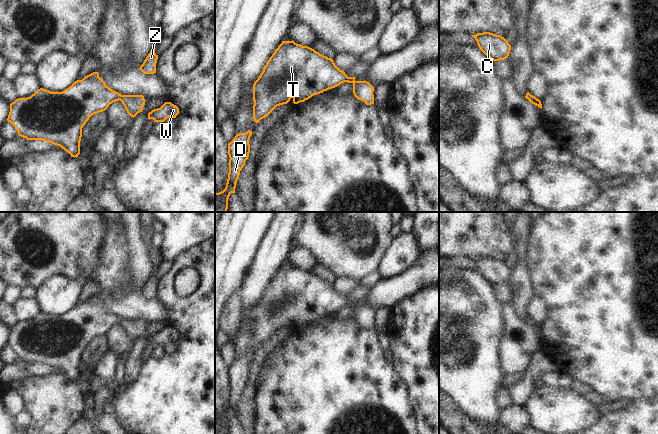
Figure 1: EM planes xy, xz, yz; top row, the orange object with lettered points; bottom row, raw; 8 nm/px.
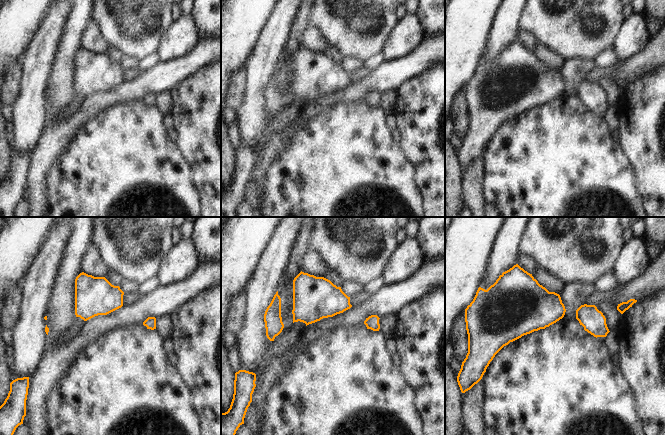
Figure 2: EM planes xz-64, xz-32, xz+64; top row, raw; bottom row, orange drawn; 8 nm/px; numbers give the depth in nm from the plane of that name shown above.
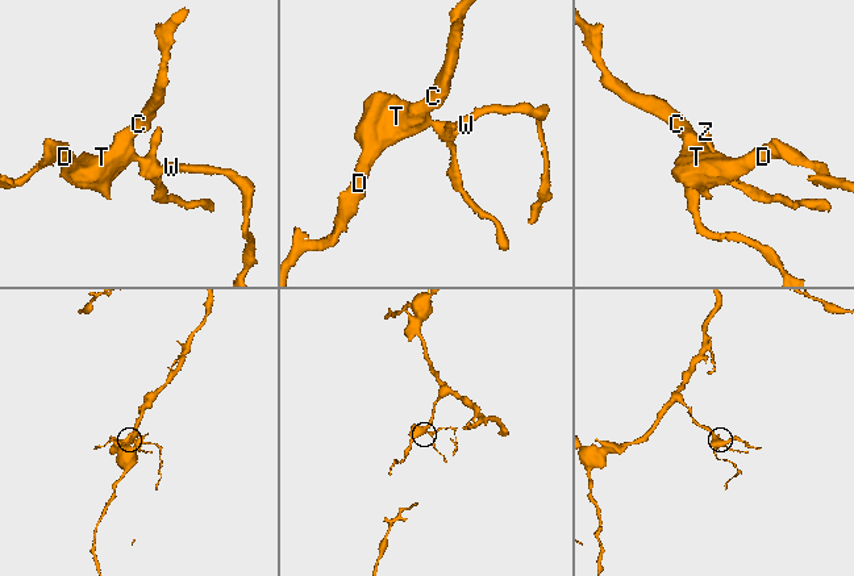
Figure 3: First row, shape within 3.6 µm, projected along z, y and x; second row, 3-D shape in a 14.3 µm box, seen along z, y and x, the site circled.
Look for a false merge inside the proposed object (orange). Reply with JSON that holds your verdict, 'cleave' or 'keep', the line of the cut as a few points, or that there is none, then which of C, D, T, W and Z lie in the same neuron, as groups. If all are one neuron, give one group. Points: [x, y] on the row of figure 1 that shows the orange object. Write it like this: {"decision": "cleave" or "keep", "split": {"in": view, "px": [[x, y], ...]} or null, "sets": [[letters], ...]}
{"decision": "keep", "split": null, "sets": [["C", "D", "T", "W", "Z"]]}

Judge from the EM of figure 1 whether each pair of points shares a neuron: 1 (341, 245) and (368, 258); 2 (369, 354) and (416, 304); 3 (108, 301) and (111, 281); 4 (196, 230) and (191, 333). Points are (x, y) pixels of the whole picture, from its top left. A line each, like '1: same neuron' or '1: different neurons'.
1: same neuron
2: different neurons
3: different neurons
4: different neurons

